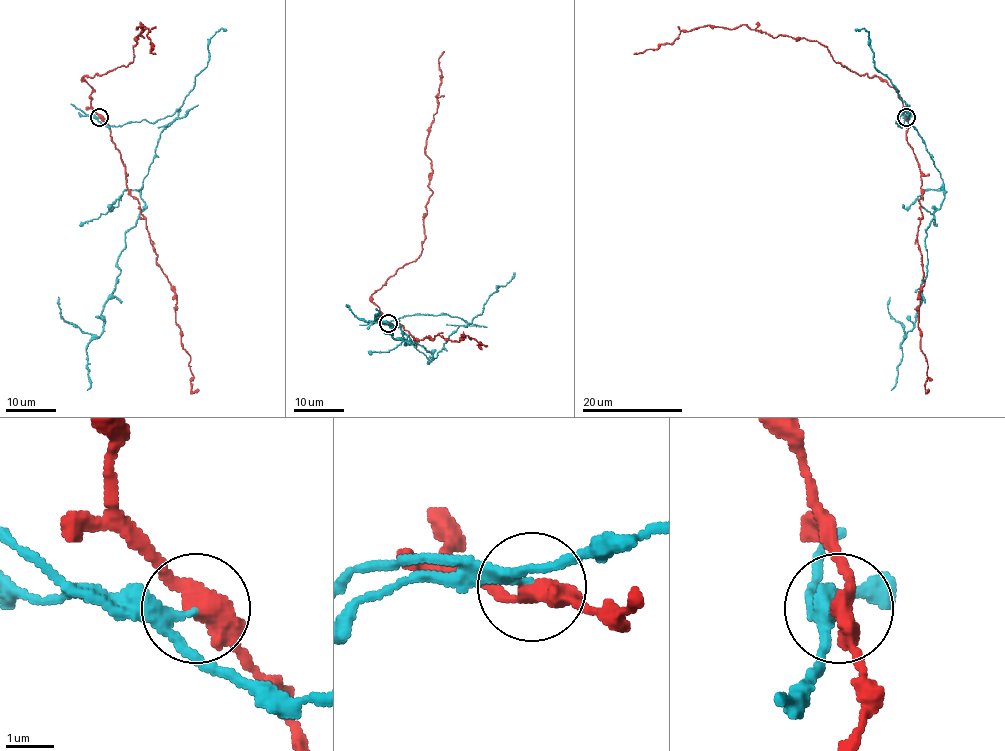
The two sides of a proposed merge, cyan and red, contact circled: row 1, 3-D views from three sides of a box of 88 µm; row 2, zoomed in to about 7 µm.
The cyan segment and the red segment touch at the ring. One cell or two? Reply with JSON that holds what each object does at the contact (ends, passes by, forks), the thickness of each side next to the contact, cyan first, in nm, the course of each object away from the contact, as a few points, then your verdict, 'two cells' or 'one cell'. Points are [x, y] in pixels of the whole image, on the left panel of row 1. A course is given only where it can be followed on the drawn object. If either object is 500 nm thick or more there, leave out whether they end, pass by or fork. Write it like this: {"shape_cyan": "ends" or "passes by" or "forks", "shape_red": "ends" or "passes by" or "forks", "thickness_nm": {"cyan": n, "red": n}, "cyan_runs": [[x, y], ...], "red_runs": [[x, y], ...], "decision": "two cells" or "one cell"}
{"shape_cyan": "passes by", "shape_red": "passes by", "thickness_nm": {"cyan": 200, "red": 400}, "cyan_runs": [[100, 117], [155, 123], [178, 109], [142, 183], [145, 208], [125, 234], [98, 336], [67, 322], [58, 297]], "red_runs": [[100, 117], [83, 77], [131, 63], [142, 24], [136, 29], [150, 31], [156, 54]], "decision": "two cells"}

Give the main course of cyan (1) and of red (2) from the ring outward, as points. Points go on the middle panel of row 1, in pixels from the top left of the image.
1: (388, 322), (447, 315), (467, 323), (429, 361), (426, 348), (394, 338), (387, 322), (363, 321), (347, 307)
2: (388, 323), (379, 320), (372, 296), (422, 251), (432, 190), (424, 150), (444, 51)

